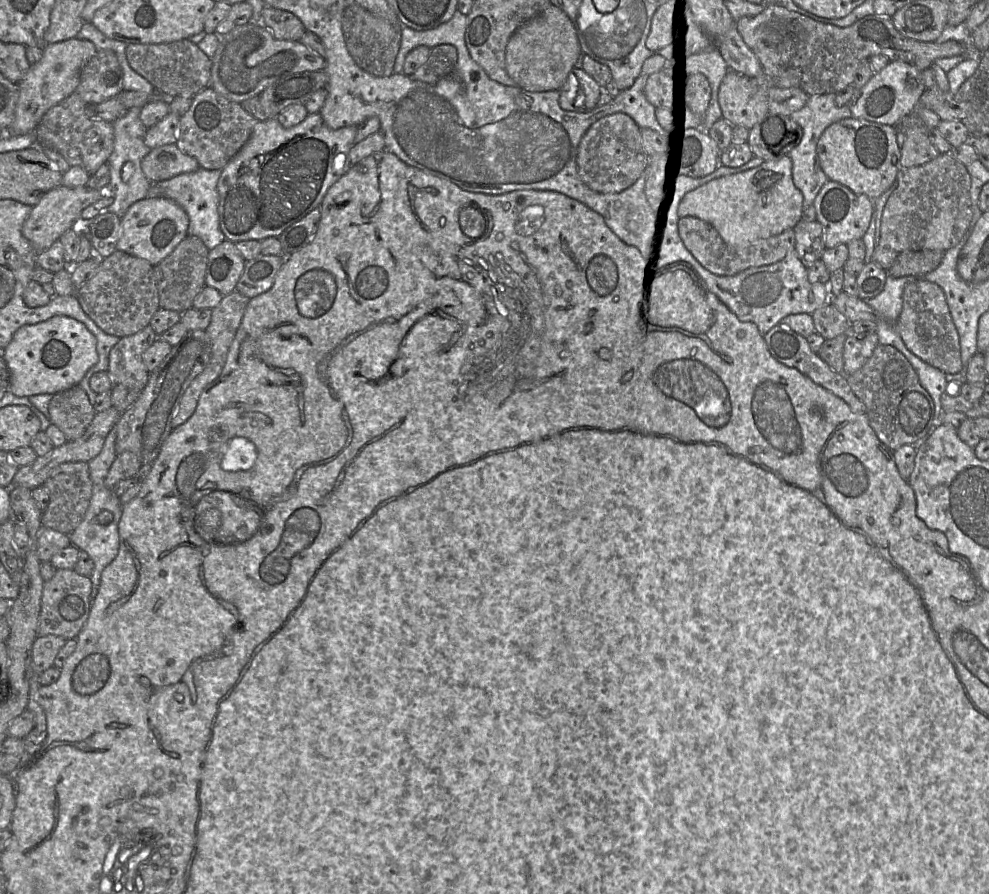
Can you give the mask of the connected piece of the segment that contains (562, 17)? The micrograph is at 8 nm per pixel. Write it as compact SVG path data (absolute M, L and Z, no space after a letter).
M551 4L542 13L523 23L510 37L505 52L506 71L523 89L559 90L581 54L573 22L560 7Z

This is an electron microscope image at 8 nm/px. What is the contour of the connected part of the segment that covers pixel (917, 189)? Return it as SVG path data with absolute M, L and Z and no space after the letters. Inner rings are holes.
M940 153L935 159L909 168L901 168L897 175L896 188L883 209L880 224L880 240L875 246L872 261L888 271L895 259L904 251L947 251L956 246L966 234L971 220L971 176L965 165L950 153Z

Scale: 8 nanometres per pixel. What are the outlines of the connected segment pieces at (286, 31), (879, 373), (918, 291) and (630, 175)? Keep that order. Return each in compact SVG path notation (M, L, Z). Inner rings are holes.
M265 5L261 11L261 23L276 39L300 41L306 29L291 12Z
M879 343L865 365L854 374L846 377L854 394L865 404L865 414L871 428L890 450L894 451L903 445L918 446L934 430L934 400L921 385L912 364L894 346Z
M917 279L905 286L903 308L895 326L906 347L926 363L946 374L955 374L963 370L959 334L945 293L936 283Z
M616 112L594 122L583 135L577 149L580 179L592 190L616 193L630 187L643 174L647 162L639 126L625 113Z

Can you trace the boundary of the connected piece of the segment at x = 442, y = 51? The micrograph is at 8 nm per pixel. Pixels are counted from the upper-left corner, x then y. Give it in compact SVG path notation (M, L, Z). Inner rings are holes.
M441 44L431 48L427 61L410 77L421 82L435 84L449 75L457 63L457 50L451 44Z

